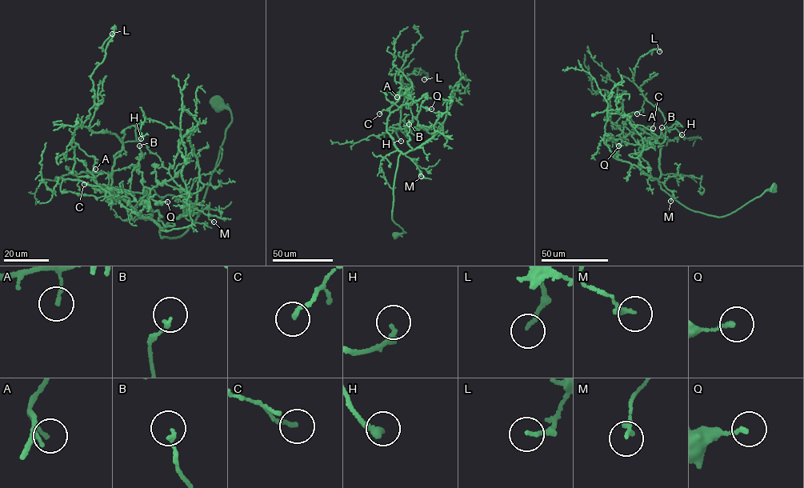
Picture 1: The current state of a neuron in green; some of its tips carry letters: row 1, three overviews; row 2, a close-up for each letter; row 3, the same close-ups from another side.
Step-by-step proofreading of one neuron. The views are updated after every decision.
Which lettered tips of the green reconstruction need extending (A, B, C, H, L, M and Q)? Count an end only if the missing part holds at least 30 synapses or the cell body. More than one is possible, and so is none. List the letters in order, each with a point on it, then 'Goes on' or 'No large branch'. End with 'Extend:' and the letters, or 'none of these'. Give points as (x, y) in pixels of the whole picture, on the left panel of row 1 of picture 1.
A: Place: (95, 169). No large branch
B: Place: (139, 146). No large branch
C: Place: (84, 184). No large branch
H: Place: (141, 138). No large branch
L: Place: (112, 34). No large branch
M: Place: (214, 222). No large branch
Q: Place: (167, 202). No large branch
Extend: none of these

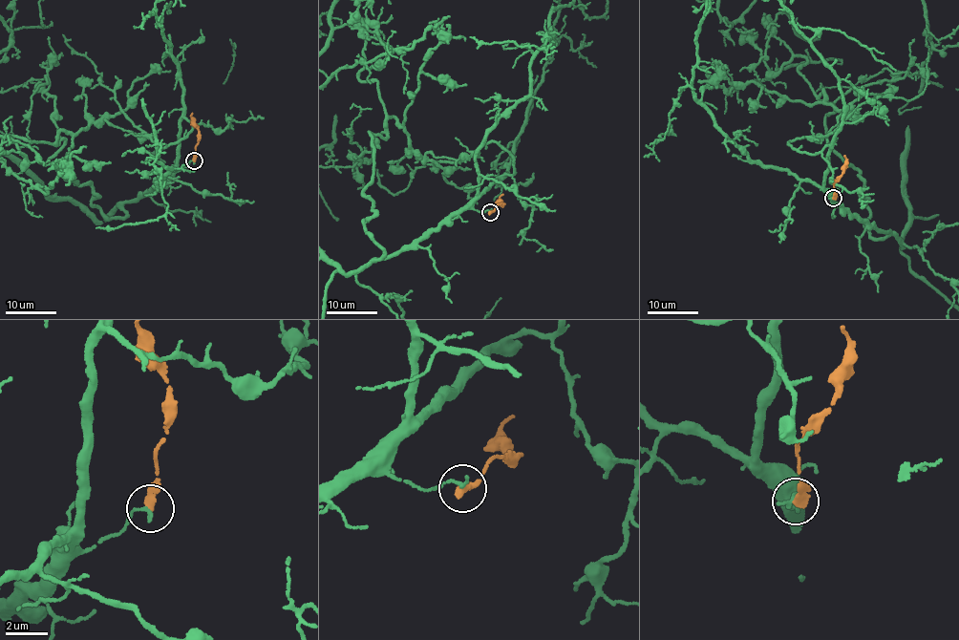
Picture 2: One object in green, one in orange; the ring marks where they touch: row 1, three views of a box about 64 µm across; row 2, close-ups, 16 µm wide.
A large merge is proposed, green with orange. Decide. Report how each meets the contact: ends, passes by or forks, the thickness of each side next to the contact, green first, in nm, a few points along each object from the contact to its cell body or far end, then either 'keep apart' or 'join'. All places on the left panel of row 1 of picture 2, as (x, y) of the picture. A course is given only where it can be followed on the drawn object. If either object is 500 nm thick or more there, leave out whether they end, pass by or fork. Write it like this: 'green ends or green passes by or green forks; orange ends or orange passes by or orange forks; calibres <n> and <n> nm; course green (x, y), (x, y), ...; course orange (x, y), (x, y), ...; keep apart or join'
green ends; orange ends; calibres 190 and 440 nm; course orange (194, 160), (199, 134), (190, 117), (192, 113); keep apart

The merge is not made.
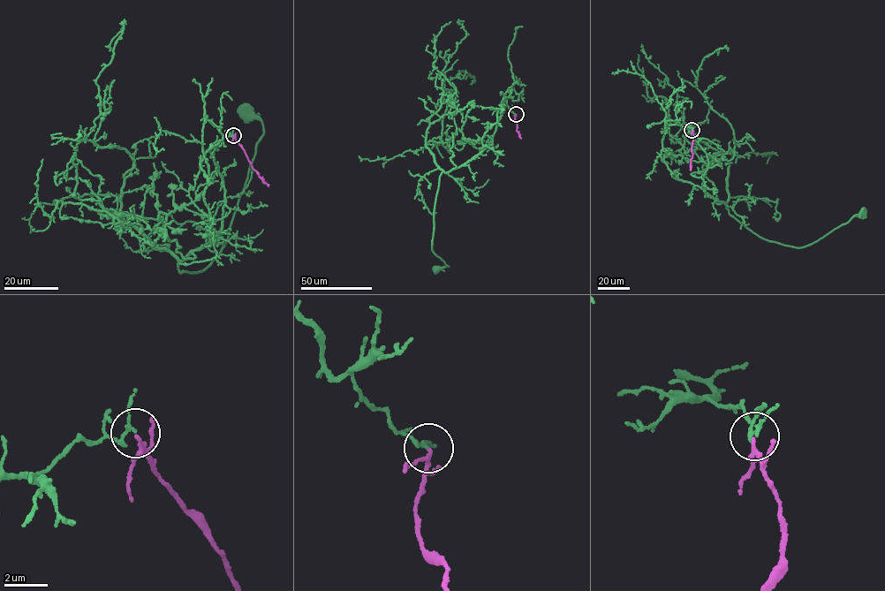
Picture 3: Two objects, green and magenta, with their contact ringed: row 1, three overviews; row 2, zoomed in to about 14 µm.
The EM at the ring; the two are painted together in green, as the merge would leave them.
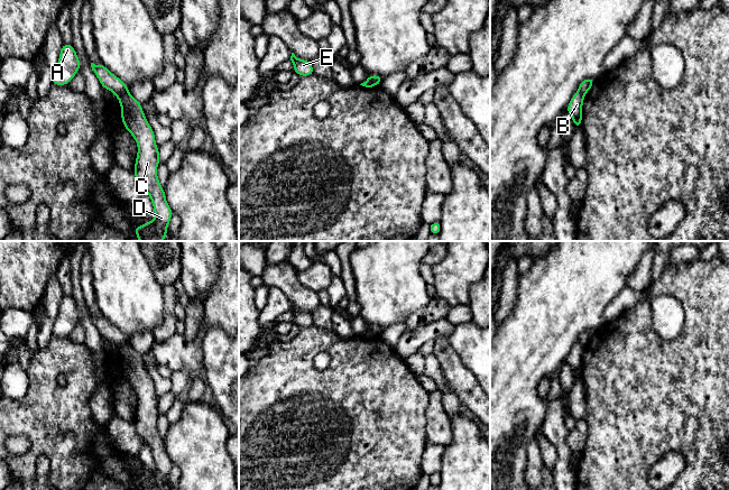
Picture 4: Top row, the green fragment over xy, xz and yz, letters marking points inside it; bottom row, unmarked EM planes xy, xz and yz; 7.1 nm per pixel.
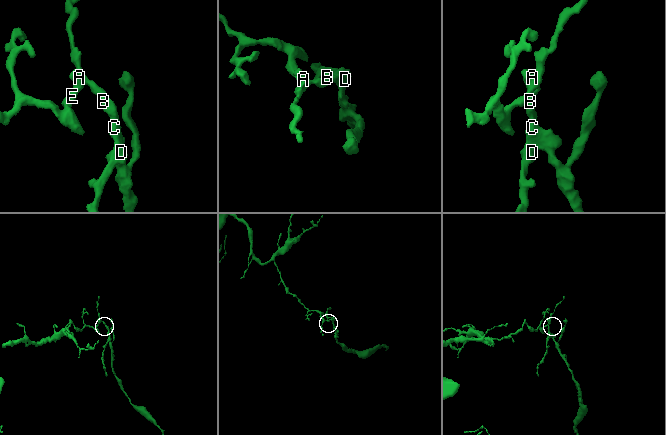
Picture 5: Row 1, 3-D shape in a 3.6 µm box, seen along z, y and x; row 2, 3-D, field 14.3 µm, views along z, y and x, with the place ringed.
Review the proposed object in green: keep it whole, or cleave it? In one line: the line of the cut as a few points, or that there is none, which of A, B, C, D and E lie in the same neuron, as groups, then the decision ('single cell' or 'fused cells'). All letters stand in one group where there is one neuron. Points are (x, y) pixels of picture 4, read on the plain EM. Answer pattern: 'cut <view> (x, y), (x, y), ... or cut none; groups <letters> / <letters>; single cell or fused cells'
cut xy (127, 341), (117, 348); groups A E / B C D; fused cells

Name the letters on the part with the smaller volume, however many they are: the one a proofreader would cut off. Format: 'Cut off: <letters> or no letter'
Cut off: B, C, D

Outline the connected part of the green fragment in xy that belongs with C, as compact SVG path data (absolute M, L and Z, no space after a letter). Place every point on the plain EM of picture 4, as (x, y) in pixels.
M129 342L117 349L121 358L123 378L131 385L138 397L133 425L138 435L149 446L155 463L155 470L135 478L135 484L138 490L165 490L173 462L157 427L160 409L155 383L146 370L142 355Z

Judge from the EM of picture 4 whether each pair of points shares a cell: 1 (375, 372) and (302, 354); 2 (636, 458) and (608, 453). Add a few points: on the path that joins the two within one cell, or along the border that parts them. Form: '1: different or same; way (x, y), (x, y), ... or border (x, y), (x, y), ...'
1: same; way (357, 364), (337, 347), (320, 347)
2: same; way (629, 454), (615, 453)

